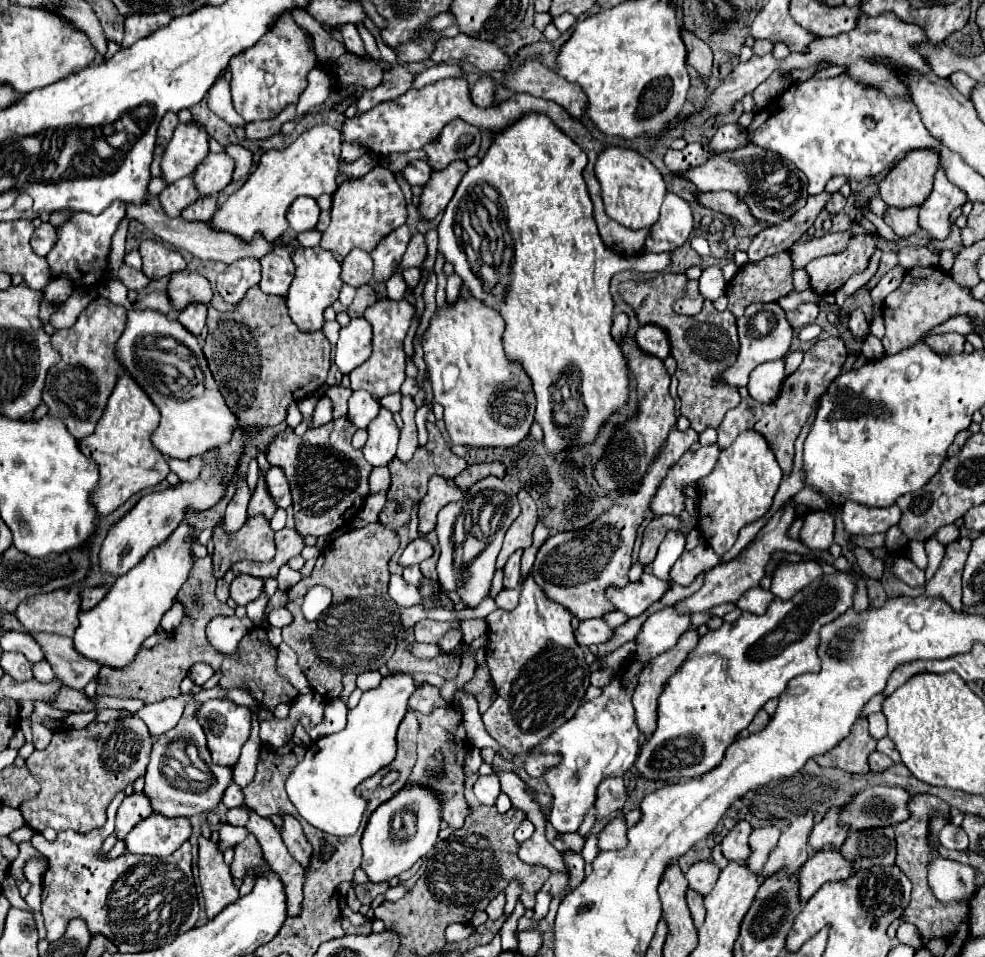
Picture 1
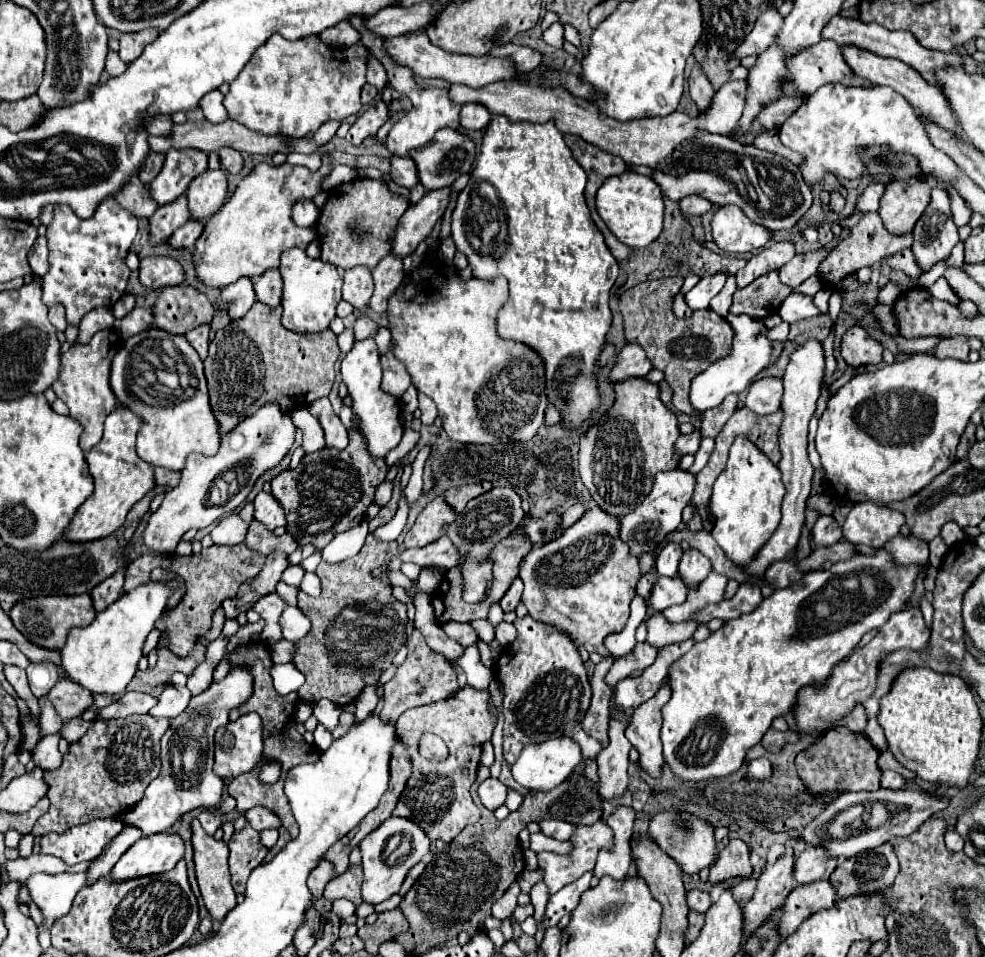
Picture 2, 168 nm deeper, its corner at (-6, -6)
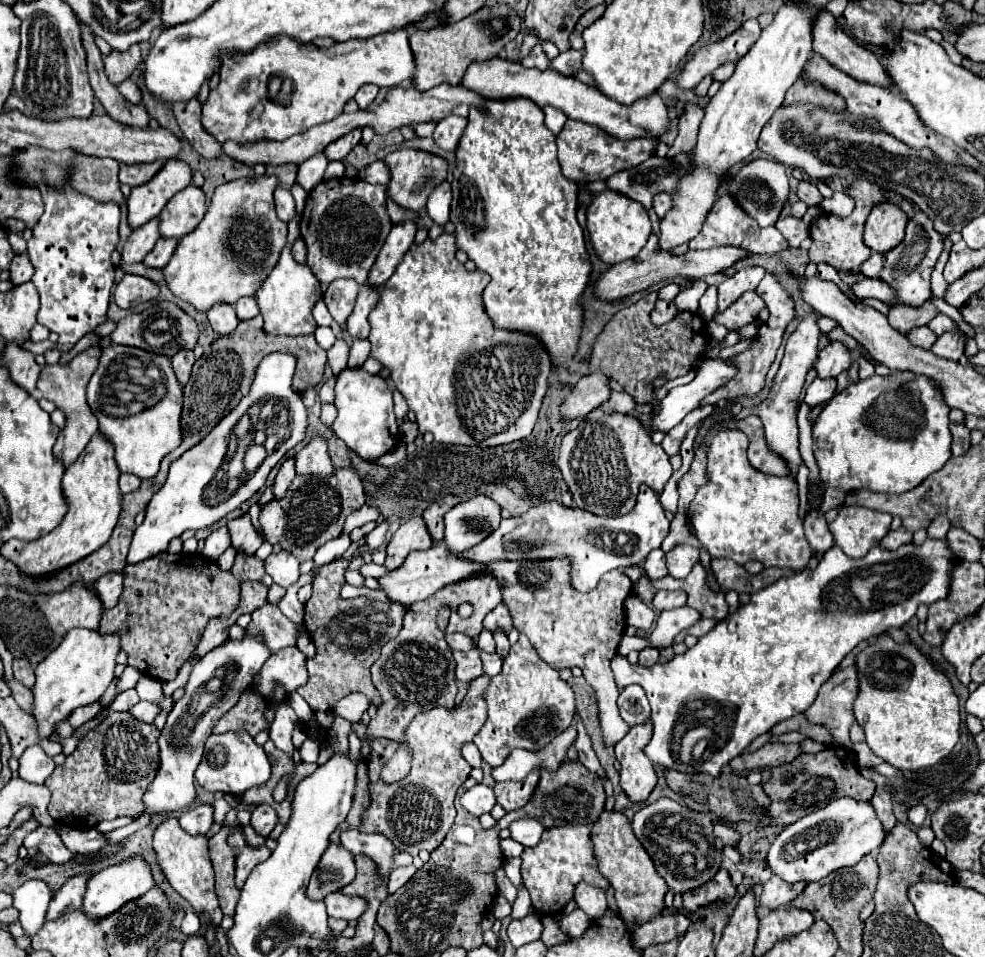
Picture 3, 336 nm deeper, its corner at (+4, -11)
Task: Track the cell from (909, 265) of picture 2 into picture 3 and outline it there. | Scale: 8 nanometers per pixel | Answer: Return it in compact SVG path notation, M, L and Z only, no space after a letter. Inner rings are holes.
M873 253L871 259L867 259L867 263L863 263L861 273L863 273L865 277L877 277L877 275L883 271L883 265L885 265L885 255Z

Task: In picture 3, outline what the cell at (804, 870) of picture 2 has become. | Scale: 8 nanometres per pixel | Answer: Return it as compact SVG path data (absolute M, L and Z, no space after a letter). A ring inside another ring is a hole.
M771 877L767 883L761 885L761 895L759 895L759 905L767 909L777 909L783 905L789 905L803 889L807 887L805 881L799 883L787 883L781 877Z

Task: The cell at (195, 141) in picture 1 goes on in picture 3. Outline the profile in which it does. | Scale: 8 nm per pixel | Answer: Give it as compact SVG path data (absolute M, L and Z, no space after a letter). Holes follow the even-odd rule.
M179 159L165 161L165 165L151 181L131 191L127 199L129 225L137 229L157 217L167 205L167 201L187 185L191 185L191 167Z

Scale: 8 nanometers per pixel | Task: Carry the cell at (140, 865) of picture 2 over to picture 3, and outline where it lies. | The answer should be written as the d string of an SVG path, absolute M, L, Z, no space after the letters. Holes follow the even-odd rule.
M133 855L117 865L105 867L103 871L95 873L89 883L87 883L87 893L83 899L83 911L87 911L87 915L101 919L103 915L109 915L111 911L117 911L121 907L121 903L127 903L131 899L137 899L137 895L147 893L151 887L155 885L153 881L153 873L151 873L151 865L147 863L147 859L143 855Z

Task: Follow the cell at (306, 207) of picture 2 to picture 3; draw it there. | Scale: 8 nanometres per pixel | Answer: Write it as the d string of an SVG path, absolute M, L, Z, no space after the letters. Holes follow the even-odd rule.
M277 187L275 189L275 207L277 207L277 215L281 221L289 223L297 217L297 211L295 211L295 201L289 193L289 189L283 189L283 187Z

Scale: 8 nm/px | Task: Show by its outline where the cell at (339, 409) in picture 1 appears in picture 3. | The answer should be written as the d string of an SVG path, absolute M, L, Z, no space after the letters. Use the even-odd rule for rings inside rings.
M315 435L303 451L297 453L295 459L297 473L313 473L313 475L331 475L333 461L329 455L329 445L323 435Z

